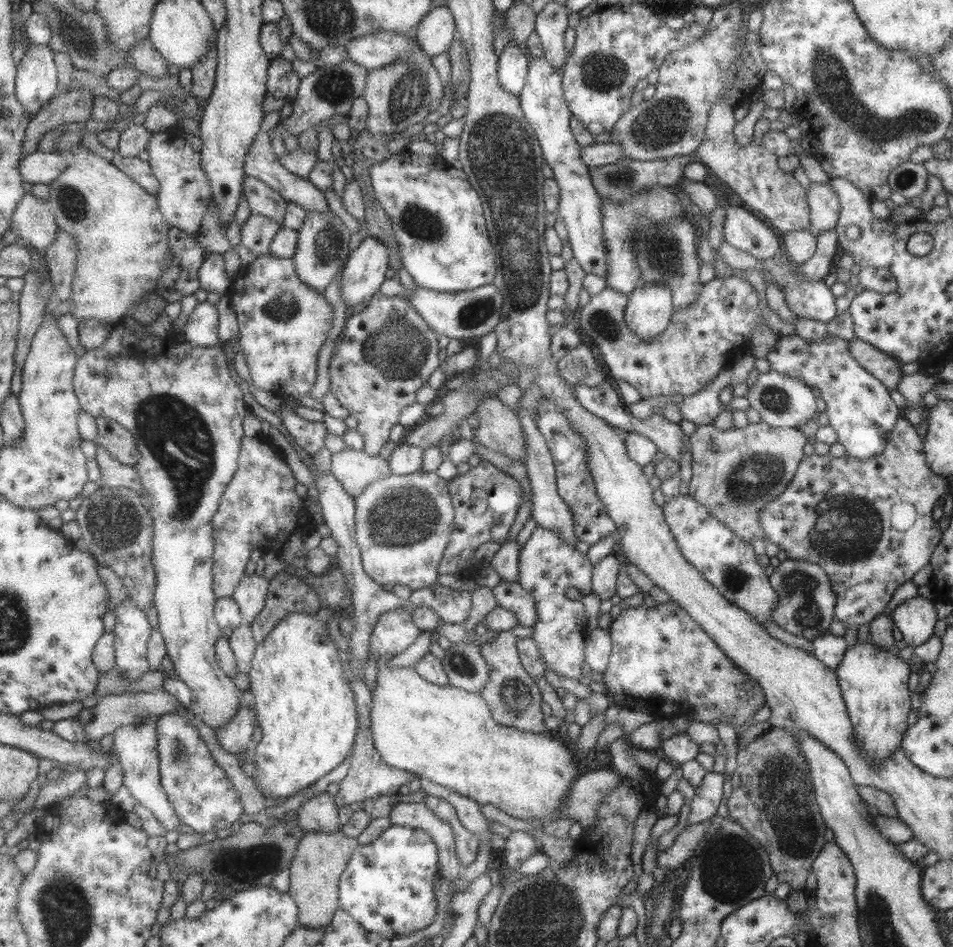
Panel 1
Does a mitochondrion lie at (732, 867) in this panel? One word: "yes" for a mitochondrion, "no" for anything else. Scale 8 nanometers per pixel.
yes

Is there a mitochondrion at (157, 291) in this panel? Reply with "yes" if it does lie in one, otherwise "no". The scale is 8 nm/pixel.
no

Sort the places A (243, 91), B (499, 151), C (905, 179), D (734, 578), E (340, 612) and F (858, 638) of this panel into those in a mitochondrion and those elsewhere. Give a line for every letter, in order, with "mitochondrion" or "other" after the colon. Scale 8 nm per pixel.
A: other
B: mitochondrion
C: mitochondrion
D: mitochondrion
E: other
F: other

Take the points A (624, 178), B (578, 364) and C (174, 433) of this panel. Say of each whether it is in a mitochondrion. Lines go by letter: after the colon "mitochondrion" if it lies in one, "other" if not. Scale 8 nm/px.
A: mitochondrion
B: other
C: mitochondrion

